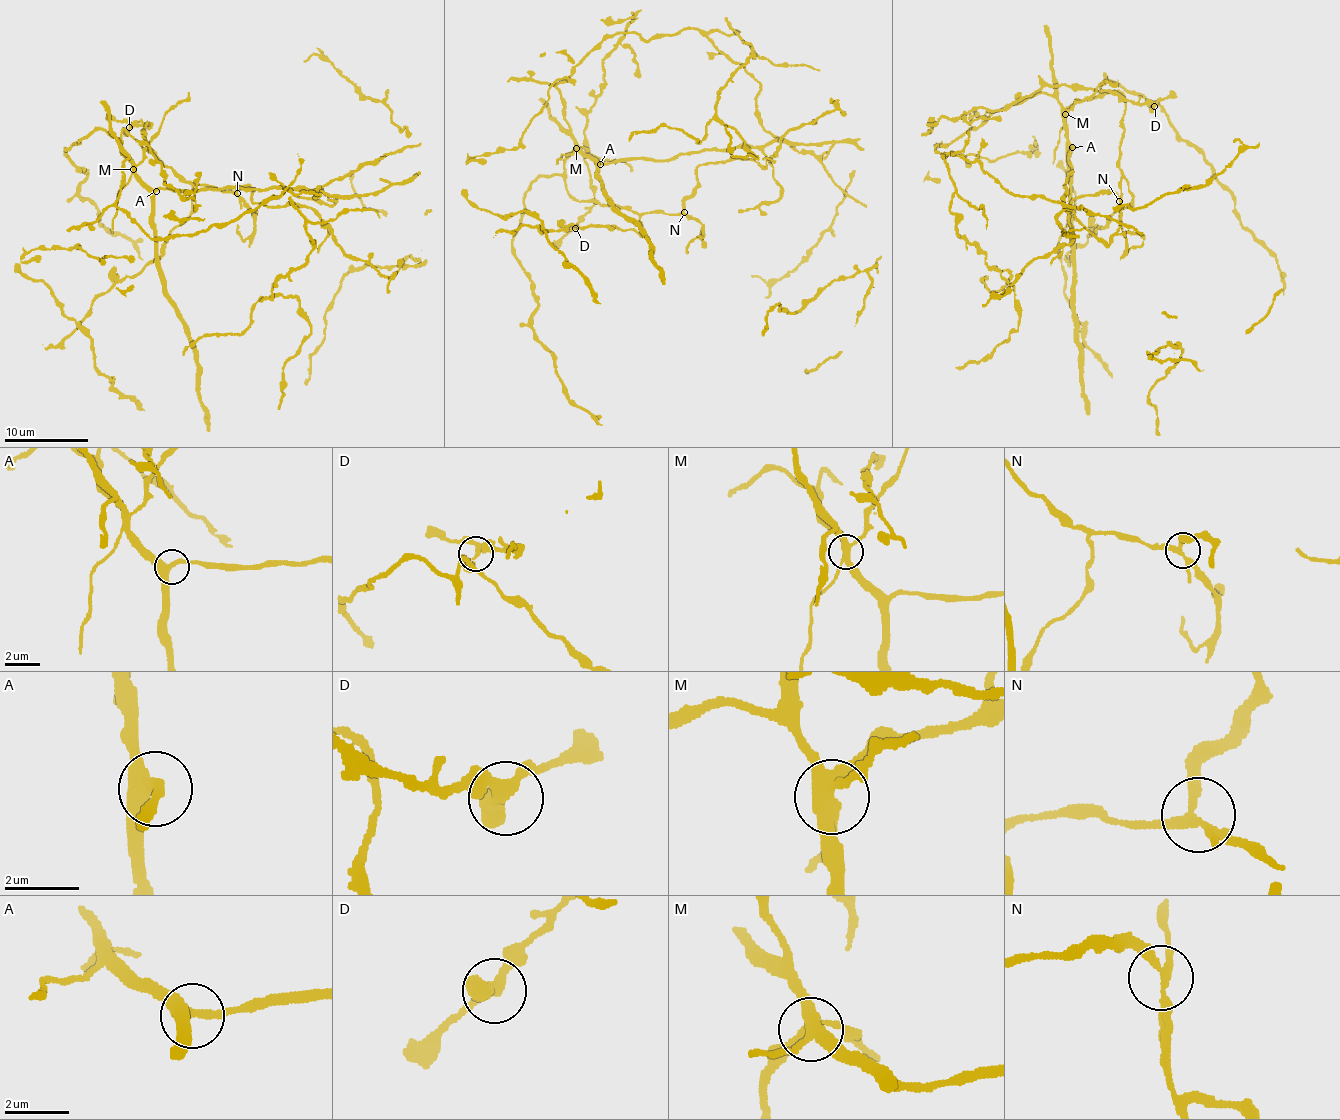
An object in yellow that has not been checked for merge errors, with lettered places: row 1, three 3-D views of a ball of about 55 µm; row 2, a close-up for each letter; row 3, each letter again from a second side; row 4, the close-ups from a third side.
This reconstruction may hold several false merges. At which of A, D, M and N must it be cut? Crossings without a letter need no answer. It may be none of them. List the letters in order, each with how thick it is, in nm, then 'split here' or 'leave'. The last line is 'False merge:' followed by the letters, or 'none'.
A: 360 nm thick; leave
D: 280 nm thick; leave
M: 360 nm thick; split here
N: 200 nm thick; leave
False merge: M

